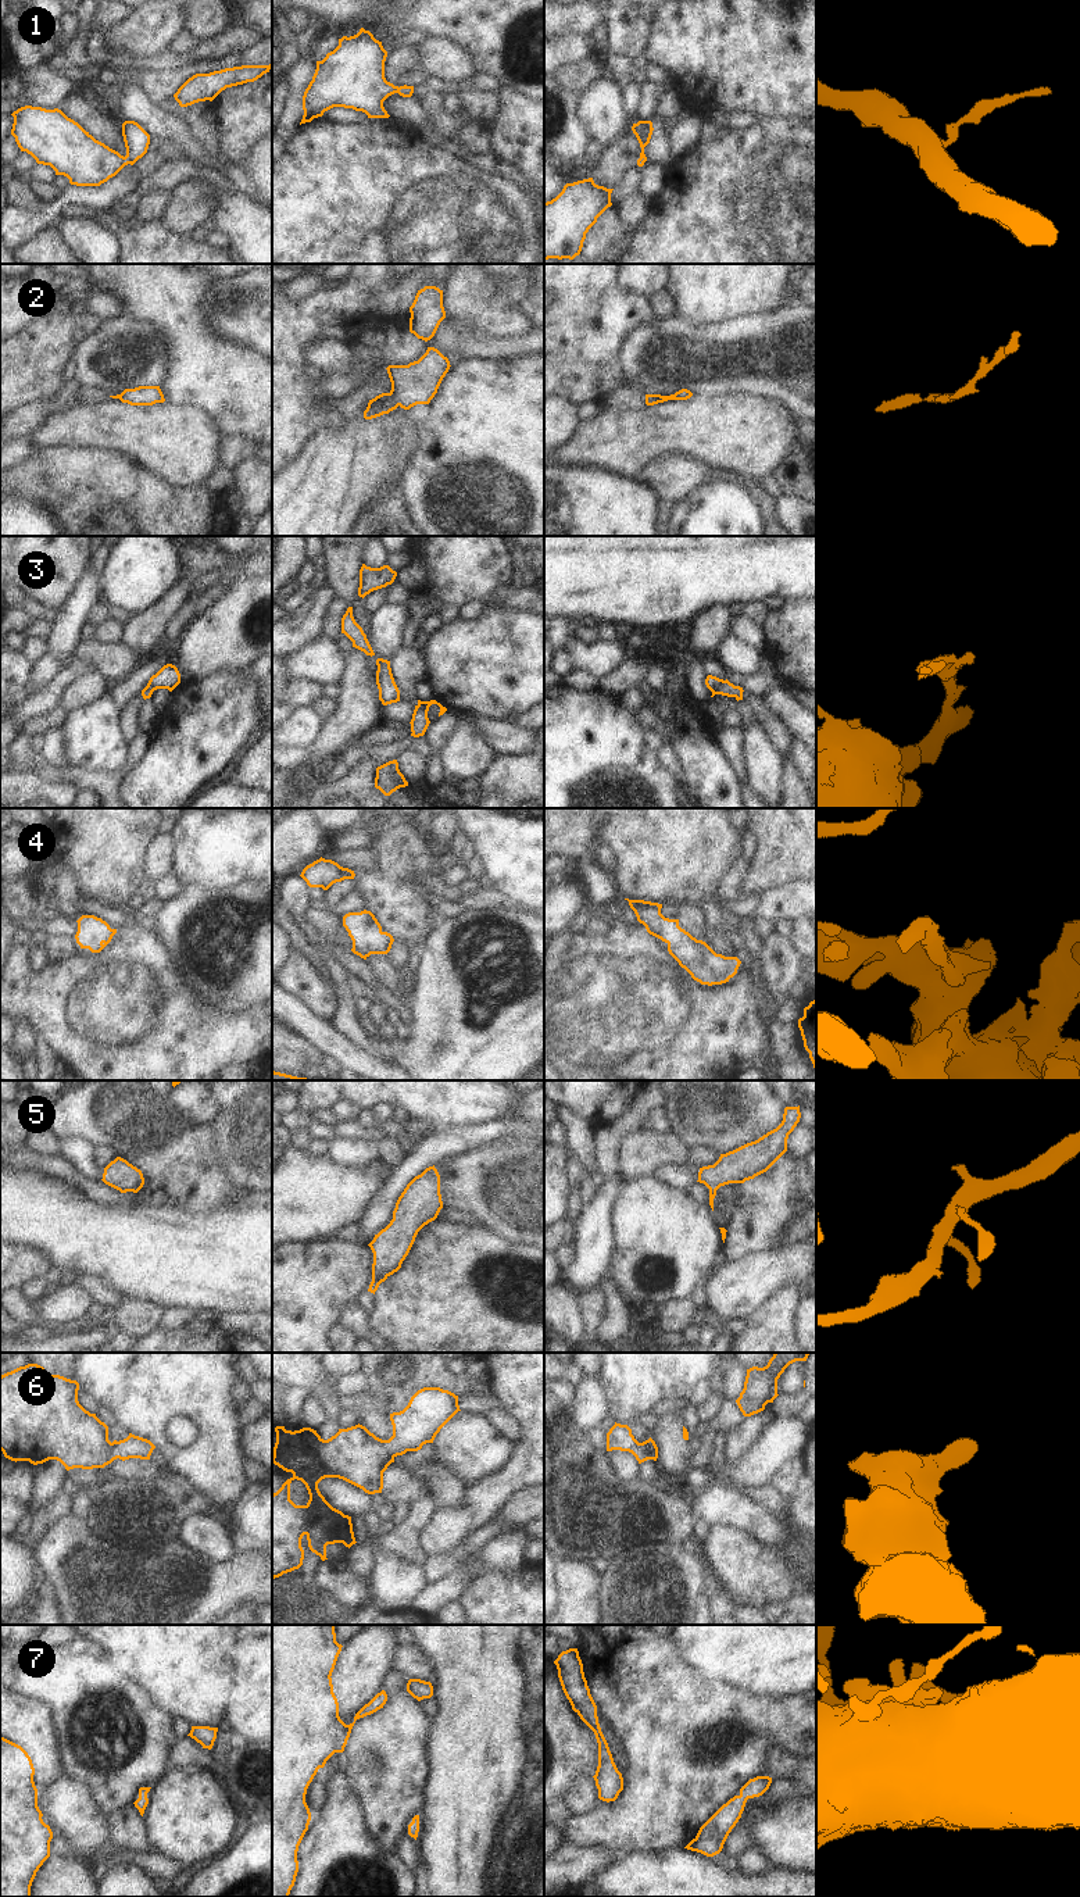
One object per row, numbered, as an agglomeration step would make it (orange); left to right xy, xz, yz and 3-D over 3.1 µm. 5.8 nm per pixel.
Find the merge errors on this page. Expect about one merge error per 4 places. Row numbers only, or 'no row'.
3

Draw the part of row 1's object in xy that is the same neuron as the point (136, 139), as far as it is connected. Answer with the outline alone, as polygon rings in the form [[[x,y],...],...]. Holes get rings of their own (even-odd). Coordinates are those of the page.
[[[25,106],[11,114],[14,124],[11,135],[21,151],[31,154],[37,164],[50,165],[56,175],[64,175],[71,185],[100,186],[115,176],[125,165],[133,165],[149,149],[150,135],[135,121],[122,124],[122,136],[126,147],[126,156],[110,149],[96,140],[78,122],[68,118],[61,110],[46,110],[42,107]]]

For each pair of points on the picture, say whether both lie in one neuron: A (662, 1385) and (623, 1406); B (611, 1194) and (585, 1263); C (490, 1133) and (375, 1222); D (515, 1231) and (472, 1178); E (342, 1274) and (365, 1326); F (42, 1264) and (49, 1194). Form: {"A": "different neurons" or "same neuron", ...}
{"A": "same neuron", "B": "same neuron", "C": "same neuron", "D": "same neuron", "E": "different neurons", "F": "different neurons"}

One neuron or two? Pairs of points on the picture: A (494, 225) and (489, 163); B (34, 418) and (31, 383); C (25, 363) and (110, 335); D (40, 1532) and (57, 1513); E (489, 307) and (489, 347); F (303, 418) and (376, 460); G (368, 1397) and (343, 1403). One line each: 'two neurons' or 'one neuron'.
A: two neurons
B: two neurons
C: two neurons
D: one neuron
E: two neurons
F: two neurons
G: one neuron

